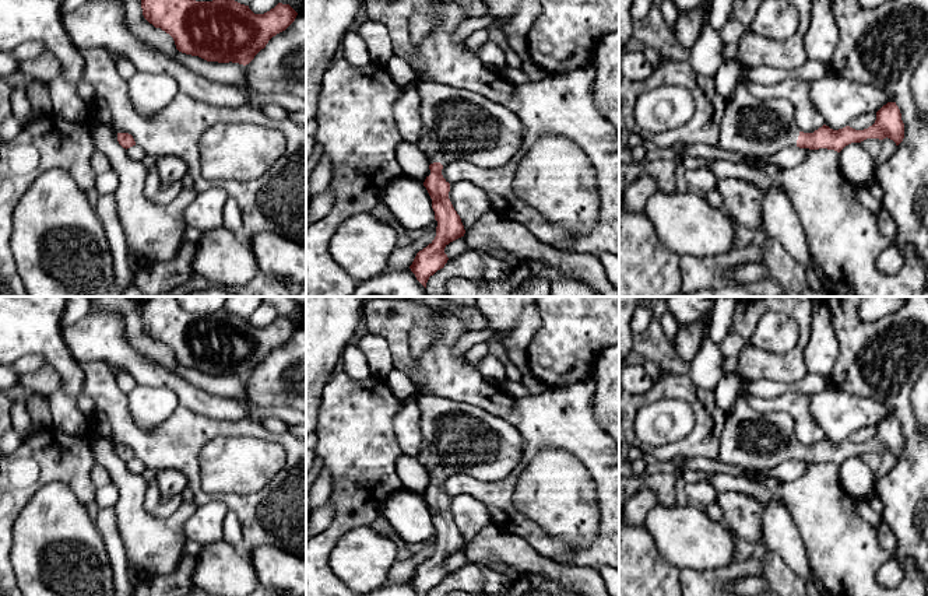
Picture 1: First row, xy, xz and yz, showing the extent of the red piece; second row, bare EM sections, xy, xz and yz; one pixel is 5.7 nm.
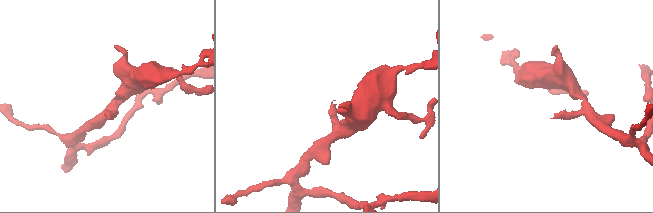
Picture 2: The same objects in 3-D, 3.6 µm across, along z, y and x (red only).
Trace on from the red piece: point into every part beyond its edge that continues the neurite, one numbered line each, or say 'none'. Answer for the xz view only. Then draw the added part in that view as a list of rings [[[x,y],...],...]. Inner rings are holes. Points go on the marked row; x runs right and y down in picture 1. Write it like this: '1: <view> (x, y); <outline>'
1: xz (459, 125); [[[416,70],[415,76],[423,122],[418,147],[429,165],[468,161],[499,168],[519,152],[523,126],[510,109],[477,92],[425,78]]]

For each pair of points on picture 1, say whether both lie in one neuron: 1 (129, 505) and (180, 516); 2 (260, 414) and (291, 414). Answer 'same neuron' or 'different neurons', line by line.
1: same neuron
2: same neuron

